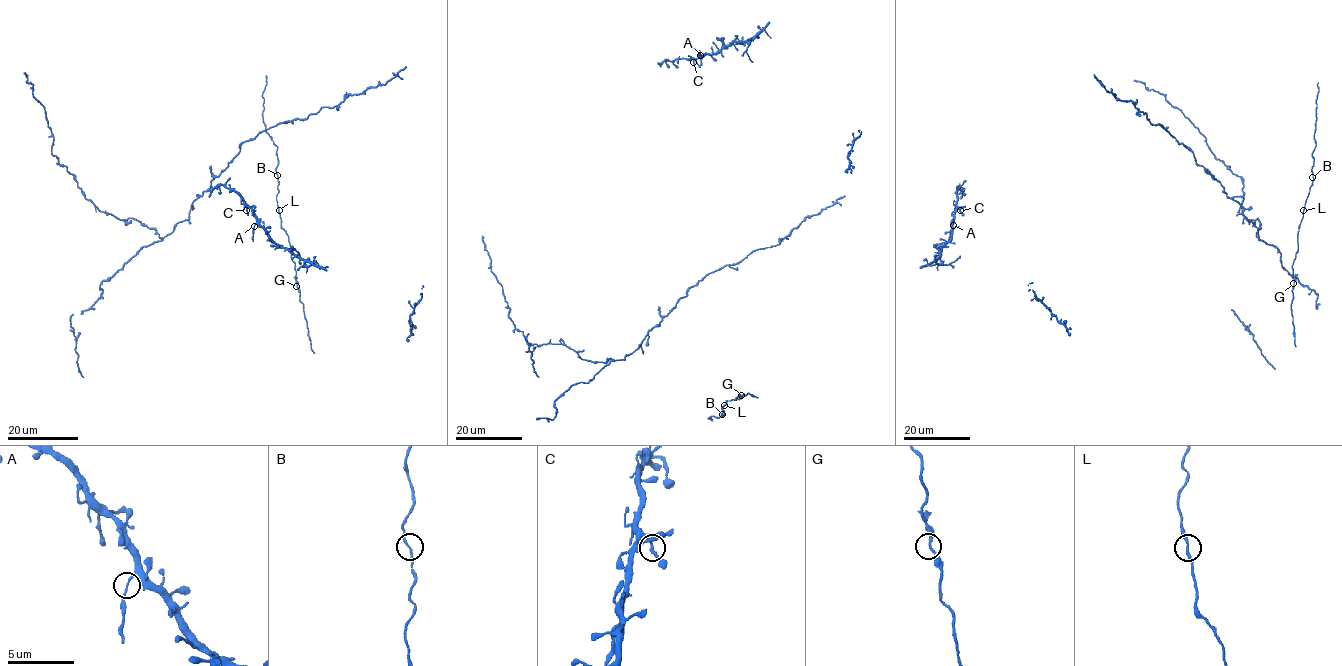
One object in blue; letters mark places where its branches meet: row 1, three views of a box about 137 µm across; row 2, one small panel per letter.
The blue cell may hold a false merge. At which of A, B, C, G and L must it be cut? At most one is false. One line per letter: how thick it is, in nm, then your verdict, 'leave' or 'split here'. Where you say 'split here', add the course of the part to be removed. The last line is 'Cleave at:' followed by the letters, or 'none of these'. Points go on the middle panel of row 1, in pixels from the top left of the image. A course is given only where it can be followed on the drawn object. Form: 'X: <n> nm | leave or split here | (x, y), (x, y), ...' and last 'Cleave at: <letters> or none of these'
A: 120 nm | split here
B: 130 nm | leave
C: 190 nm | leave
G: 180 nm | leave
L: 160 nm | leave
Cleave at: A

